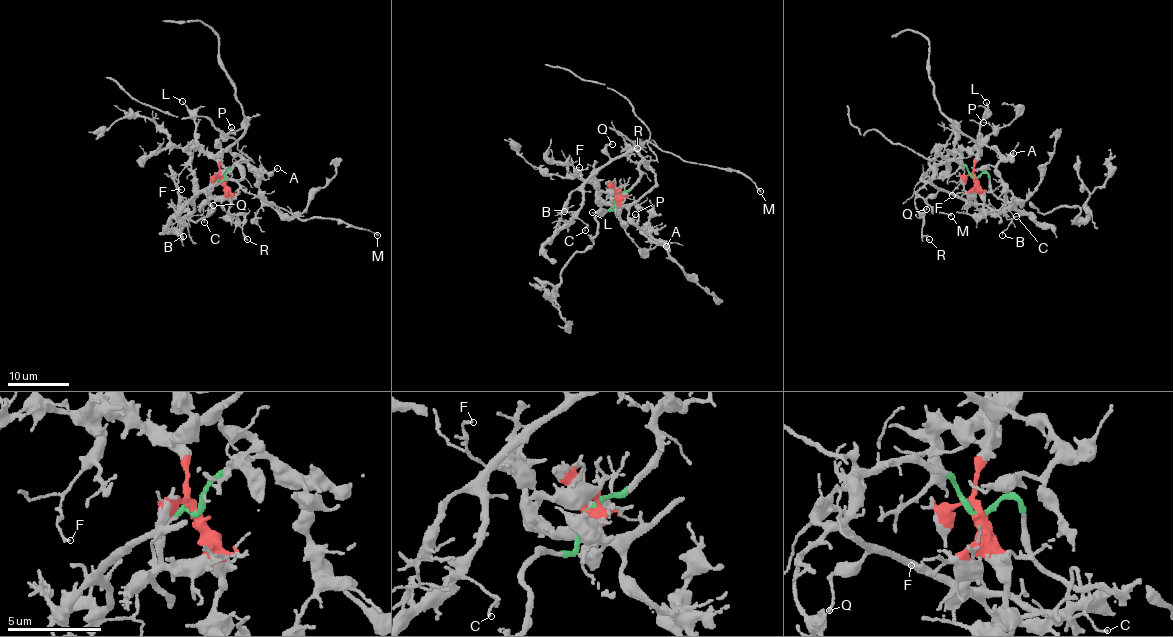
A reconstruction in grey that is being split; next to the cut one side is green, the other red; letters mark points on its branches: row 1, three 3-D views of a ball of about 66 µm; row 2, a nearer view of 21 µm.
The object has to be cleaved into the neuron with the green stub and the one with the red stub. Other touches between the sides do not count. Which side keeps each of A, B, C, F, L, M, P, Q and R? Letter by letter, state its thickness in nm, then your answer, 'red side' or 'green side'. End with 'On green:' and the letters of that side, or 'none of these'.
A: 150 nm thick; red side
B: 120 nm thick; green side
C: 110 nm thick; green side
F: 140 nm thick; red side
L: 130 nm thick; red side
M: 180 nm thick; green side
P: 100 nm thick; red side
Q: 120 nm thick; green side
R: 100 nm thick; green side
On green: B, C, M, Q, R

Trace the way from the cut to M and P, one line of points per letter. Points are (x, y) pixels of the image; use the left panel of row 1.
M: (222, 180), (237, 162), (241, 176), (237, 182), (266, 203), (284, 208), (301, 219), (339, 219), (377, 235)
P: (222, 180), (220, 139), (231, 127)

